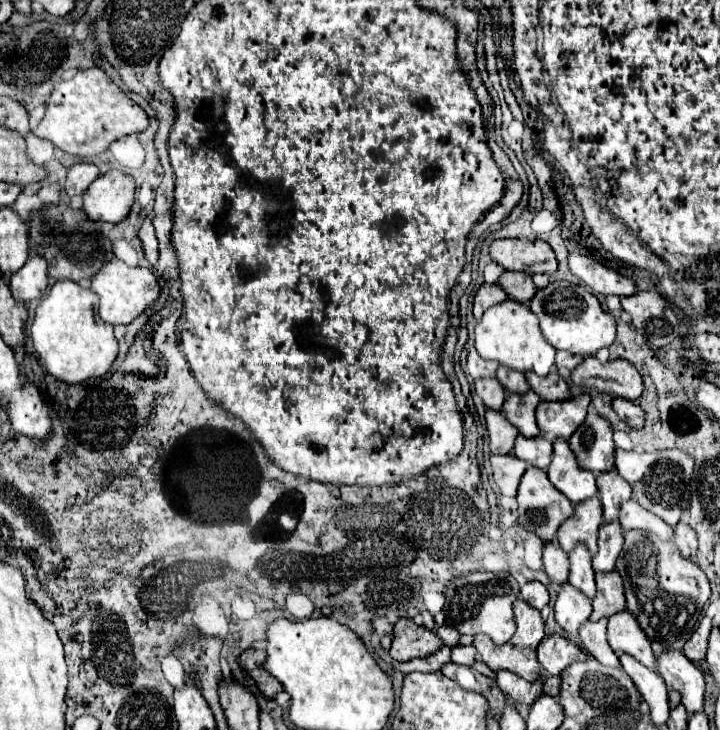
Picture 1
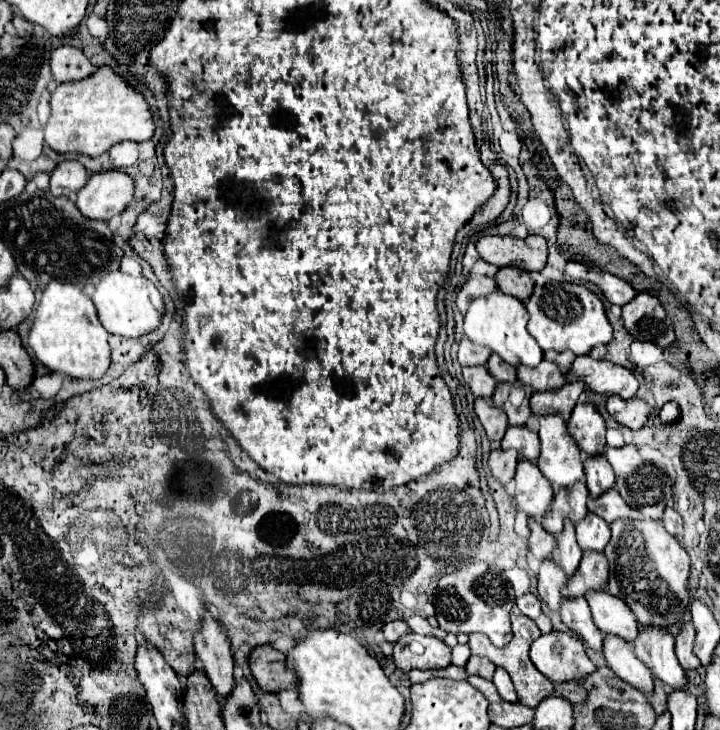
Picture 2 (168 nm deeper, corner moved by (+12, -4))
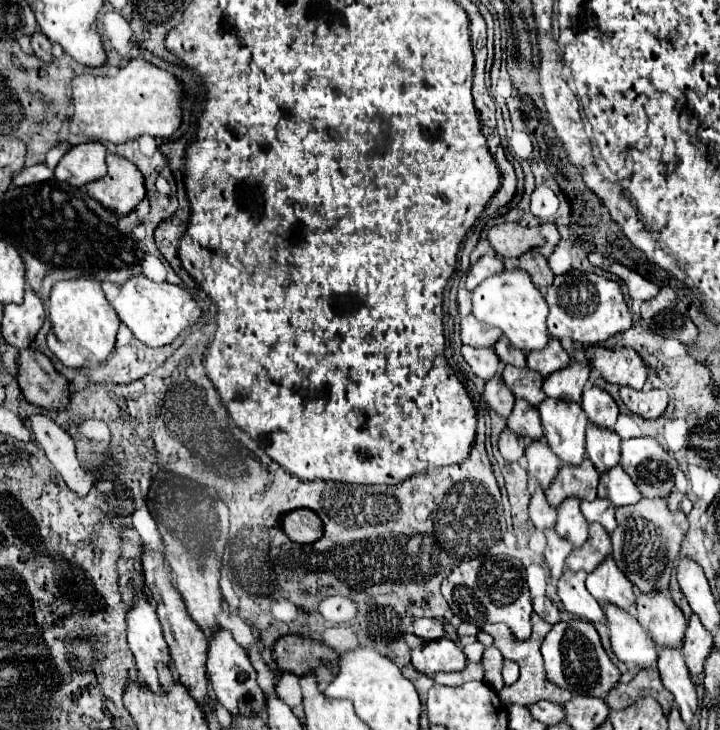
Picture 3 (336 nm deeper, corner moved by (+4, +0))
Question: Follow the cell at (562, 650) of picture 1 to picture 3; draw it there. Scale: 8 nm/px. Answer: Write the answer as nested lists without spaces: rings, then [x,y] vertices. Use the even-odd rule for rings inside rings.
[[[588,620],[558,622],[542,642],[542,656],[546,680],[570,690],[574,696],[604,698],[620,680],[620,670],[608,658],[594,624]]]

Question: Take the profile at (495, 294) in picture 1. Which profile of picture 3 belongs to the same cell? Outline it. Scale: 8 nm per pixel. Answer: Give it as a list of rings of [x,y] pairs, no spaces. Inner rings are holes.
[[[496,254],[482,256],[476,264],[472,264],[472,268],[468,272],[468,278],[466,278],[466,288],[474,290],[484,278],[502,272],[502,268],[504,268],[504,264],[502,264],[500,258],[496,258]]]

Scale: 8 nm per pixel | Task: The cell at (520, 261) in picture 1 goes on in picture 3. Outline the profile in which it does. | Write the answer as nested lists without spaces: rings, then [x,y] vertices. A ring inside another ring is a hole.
[[[502,222],[490,228],[488,240],[492,248],[504,258],[520,258],[524,252],[542,246],[540,232],[516,222]]]

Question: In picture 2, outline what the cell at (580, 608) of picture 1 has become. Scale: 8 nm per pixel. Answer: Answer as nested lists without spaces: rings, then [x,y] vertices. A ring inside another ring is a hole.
[[[544,560],[540,564],[540,576],[538,576],[538,594],[542,596],[542,600],[548,604],[548,608],[552,612],[560,612],[560,604],[564,602],[562,596],[562,588],[566,584],[566,576],[564,572],[552,562],[552,560]]]

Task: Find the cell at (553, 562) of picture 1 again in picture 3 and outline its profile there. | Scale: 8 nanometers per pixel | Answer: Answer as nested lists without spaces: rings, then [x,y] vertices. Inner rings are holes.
[[[540,484],[536,486],[536,492],[530,498],[530,520],[534,522],[534,526],[538,530],[546,530],[546,528],[554,528],[556,524],[556,508],[552,508],[552,504],[548,504]]]

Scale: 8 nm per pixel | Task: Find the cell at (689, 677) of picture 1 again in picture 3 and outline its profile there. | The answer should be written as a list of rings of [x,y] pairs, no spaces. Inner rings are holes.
[[[638,592],[636,598],[636,618],[652,634],[654,642],[662,646],[682,648],[682,638],[686,630],[686,618],[682,610],[674,604],[670,594]]]

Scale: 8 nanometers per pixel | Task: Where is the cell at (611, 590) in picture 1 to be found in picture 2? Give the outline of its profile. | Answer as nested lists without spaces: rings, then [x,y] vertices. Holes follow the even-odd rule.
[[[584,552],[580,568],[568,580],[564,588],[564,598],[586,598],[590,590],[604,590],[608,584],[608,562],[602,552]]]

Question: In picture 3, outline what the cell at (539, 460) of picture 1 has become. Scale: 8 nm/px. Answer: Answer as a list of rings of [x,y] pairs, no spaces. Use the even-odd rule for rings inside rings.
[[[516,400],[512,416],[508,416],[508,428],[528,440],[540,440],[544,436],[540,414],[526,400]]]

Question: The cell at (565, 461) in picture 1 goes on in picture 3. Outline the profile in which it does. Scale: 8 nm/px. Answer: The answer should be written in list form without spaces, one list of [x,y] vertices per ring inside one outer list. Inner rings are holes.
[[[546,398],[538,404],[542,428],[552,452],[568,464],[580,464],[586,456],[586,424],[588,418],[580,404]]]

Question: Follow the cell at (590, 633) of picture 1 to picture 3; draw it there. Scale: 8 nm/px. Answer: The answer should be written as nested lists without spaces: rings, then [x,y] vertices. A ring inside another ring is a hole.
[[[564,568],[564,576],[558,580],[558,596],[568,612],[572,612],[578,618],[584,618],[588,622],[604,622],[604,610],[592,596],[588,596],[588,590],[584,588],[586,572],[572,572],[570,568]]]

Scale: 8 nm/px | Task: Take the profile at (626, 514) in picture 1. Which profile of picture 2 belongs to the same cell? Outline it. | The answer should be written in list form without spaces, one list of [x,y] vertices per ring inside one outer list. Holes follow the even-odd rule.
[[[610,488],[606,494],[602,494],[600,498],[596,498],[596,500],[588,500],[588,510],[590,512],[594,512],[594,514],[598,514],[600,518],[604,518],[608,524],[612,524],[614,520],[618,520],[618,518],[638,518],[638,520],[642,520],[644,516],[638,512],[638,510],[634,510],[634,508],[630,508],[624,500],[622,500],[622,496],[616,492],[616,488]]]

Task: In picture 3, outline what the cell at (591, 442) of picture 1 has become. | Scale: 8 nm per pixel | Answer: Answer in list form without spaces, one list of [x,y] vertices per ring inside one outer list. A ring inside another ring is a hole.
[[[588,386],[582,392],[582,408],[584,408],[590,422],[610,428],[610,430],[614,428],[614,422],[618,416],[618,404],[614,402],[614,398],[606,390]]]

